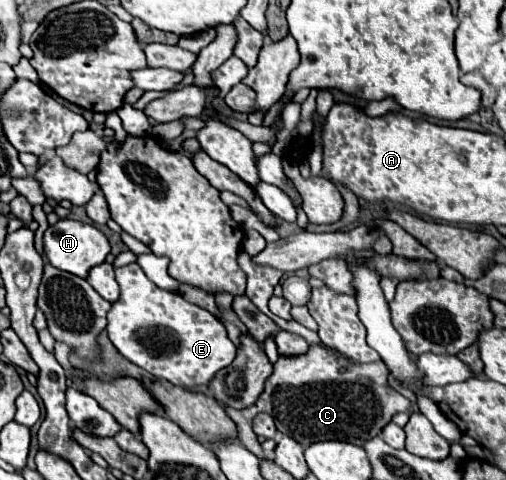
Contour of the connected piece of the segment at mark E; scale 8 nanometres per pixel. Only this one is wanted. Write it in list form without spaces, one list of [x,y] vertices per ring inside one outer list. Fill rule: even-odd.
[[[129,263],[125,267],[115,269],[117,283],[121,287],[119,299],[111,305],[111,311],[107,315],[107,333],[111,343],[117,347],[117,351],[135,363],[137,367],[145,369],[157,379],[165,379],[173,385],[181,385],[185,389],[209,385],[209,381],[215,377],[217,371],[227,367],[235,359],[235,343],[227,335],[227,327],[209,311],[185,301],[179,293],[159,289],[155,283],[151,283],[143,269],[137,263]]]

